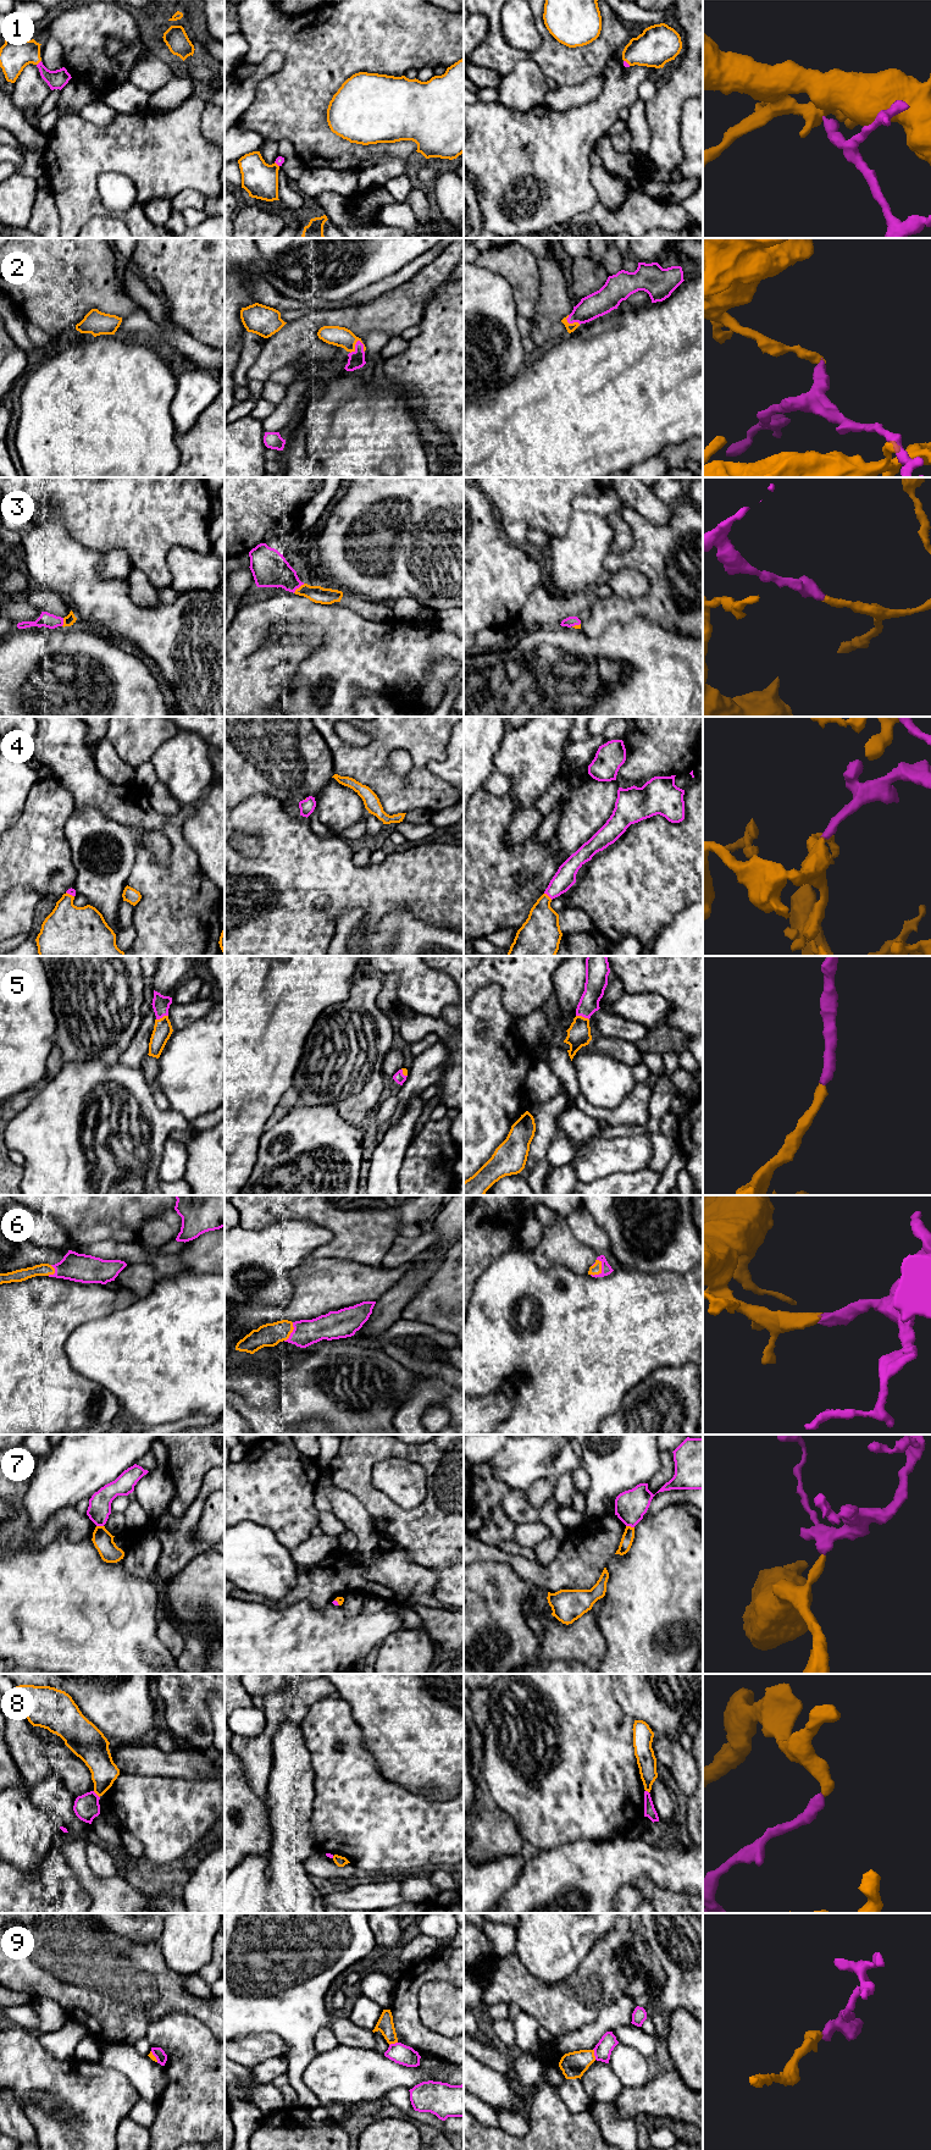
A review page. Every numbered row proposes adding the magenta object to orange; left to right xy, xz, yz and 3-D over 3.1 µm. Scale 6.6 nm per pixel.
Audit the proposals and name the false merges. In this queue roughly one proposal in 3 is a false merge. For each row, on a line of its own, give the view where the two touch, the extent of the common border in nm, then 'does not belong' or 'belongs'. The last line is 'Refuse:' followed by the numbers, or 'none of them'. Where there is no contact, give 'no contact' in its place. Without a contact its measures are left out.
1: contact in xy; length 50 nm; belongs
2: contact in xz; length 110 nm; belongs
3: contact in xz; length 100 nm; belongs
4: contact in yz; length 70 nm; belongs
5: contact in yz; length 90 nm; belongs
6: contact in yz; length 120 nm; belongs
7: contact in yz; length 60 nm; does not belong
8: contact in xy; length 60 nm; does not belong
9: contact in yz; length 70 nm; does not belong
Refuse: 7, 8, 9

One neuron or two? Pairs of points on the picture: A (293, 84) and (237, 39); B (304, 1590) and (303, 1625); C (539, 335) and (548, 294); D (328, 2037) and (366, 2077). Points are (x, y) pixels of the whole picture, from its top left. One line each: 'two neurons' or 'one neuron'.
A: two neurons
B: two neurons
C: one neuron
D: two neurons

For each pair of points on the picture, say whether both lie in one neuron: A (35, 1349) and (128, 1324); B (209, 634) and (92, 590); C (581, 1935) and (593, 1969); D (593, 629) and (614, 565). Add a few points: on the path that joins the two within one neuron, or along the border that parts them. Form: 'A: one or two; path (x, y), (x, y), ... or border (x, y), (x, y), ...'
A: two; border (87, 1321), (65, 1346), (73, 1369)
B: one; path (179, 634), (153, 630), (121, 615)
C: two; border (607, 1933), (596, 1941), (578, 1968), (570, 1977)
D: one; path (622, 611), (654, 592), (654, 576), (643, 565)

